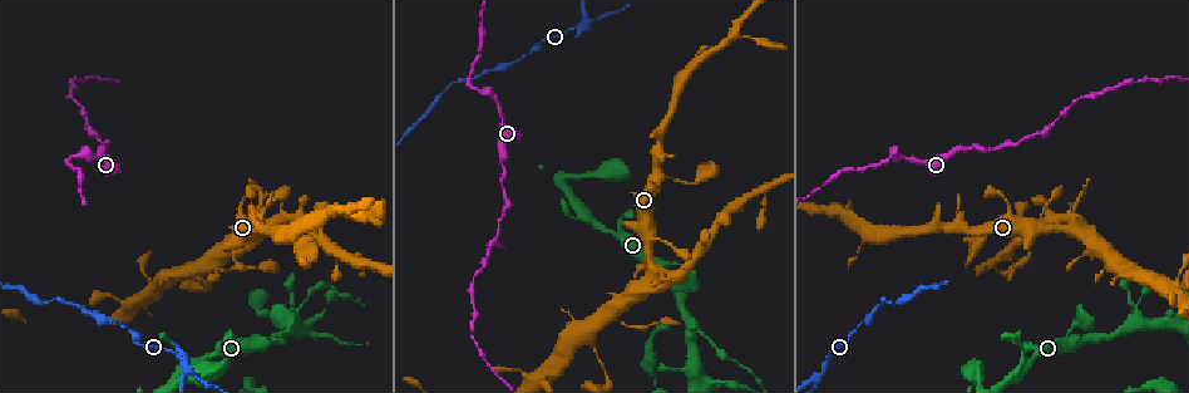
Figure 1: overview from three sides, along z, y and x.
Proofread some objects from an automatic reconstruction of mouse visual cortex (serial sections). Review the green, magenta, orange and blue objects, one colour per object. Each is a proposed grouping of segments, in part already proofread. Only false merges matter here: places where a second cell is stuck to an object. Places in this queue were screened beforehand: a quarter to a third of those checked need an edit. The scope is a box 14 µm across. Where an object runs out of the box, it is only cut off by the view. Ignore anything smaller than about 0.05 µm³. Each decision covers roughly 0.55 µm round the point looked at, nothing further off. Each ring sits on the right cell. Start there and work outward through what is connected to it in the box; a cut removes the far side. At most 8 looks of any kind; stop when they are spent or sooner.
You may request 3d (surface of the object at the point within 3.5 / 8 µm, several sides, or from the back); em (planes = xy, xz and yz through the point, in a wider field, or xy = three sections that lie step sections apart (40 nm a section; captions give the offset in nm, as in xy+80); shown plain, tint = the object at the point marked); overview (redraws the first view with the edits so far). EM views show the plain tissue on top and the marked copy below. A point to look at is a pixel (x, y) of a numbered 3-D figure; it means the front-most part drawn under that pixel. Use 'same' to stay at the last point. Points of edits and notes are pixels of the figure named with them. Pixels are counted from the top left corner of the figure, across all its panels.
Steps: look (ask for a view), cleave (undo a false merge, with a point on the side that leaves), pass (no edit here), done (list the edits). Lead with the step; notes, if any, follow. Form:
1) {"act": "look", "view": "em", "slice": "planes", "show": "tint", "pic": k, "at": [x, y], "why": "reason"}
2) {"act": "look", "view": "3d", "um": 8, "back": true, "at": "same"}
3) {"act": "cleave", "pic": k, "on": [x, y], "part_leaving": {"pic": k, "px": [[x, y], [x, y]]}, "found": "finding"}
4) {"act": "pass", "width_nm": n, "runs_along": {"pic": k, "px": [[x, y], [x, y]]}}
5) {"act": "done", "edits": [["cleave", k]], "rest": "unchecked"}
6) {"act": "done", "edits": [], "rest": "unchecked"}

{"act": "look", "view": "3d", "um": 3.5, "pic": 1, "at": [212, 270], "why": "three-way junction"}

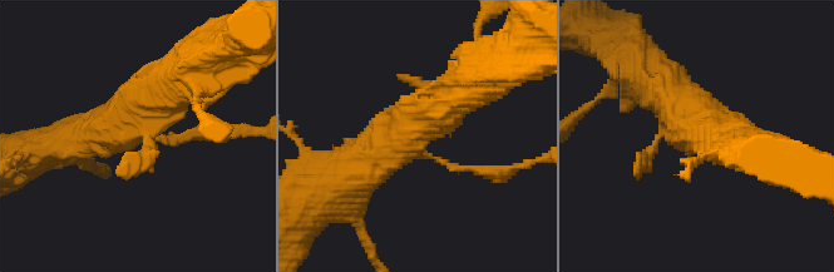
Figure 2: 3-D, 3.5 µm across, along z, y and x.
{"act": "look", "view": "em", "slice": "xy", "step": 1, "show": "tint", "pic": 2, "at": [136, 132]}

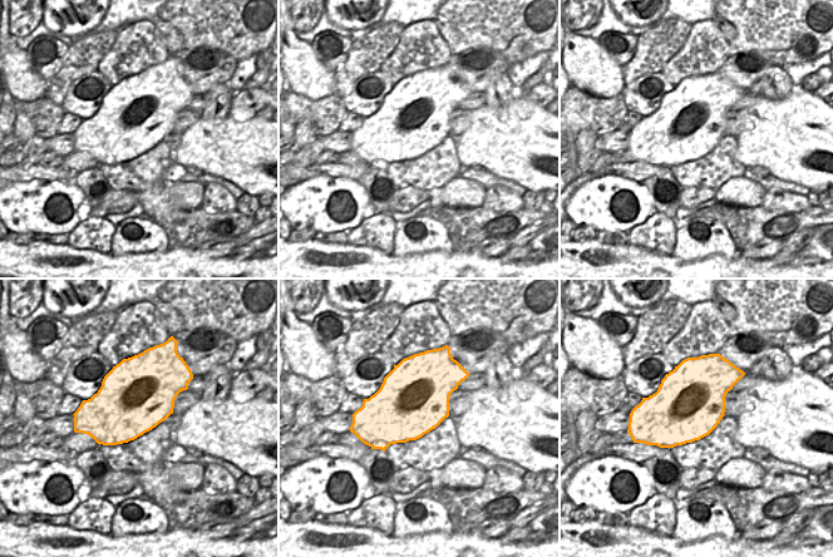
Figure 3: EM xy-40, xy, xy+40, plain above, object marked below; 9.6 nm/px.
{"act": "pass", "runs_along": {"pic": 2, "px": [[462, 90], [335, 183]]}, "found": "all the same cell"}

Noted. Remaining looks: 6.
{"act": "look", "view": "3d", "um": 3.5, "pic": 1, "at": [687, 327], "why": "two arms at a narrow angle"}

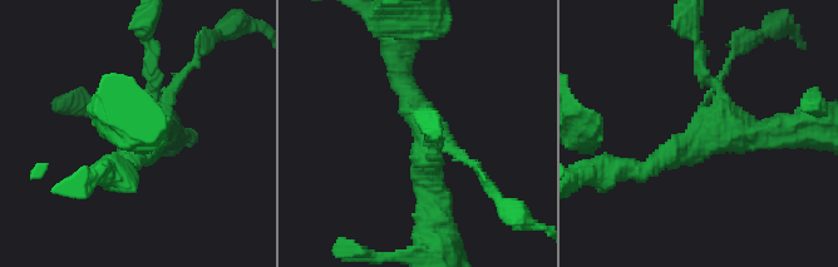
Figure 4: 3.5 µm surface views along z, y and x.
{"act": "look", "view": "em", "slice": "xy", "step": 1, "show": "tint", "pic": 4, "at": [702, 133], "why": "now the EM"}

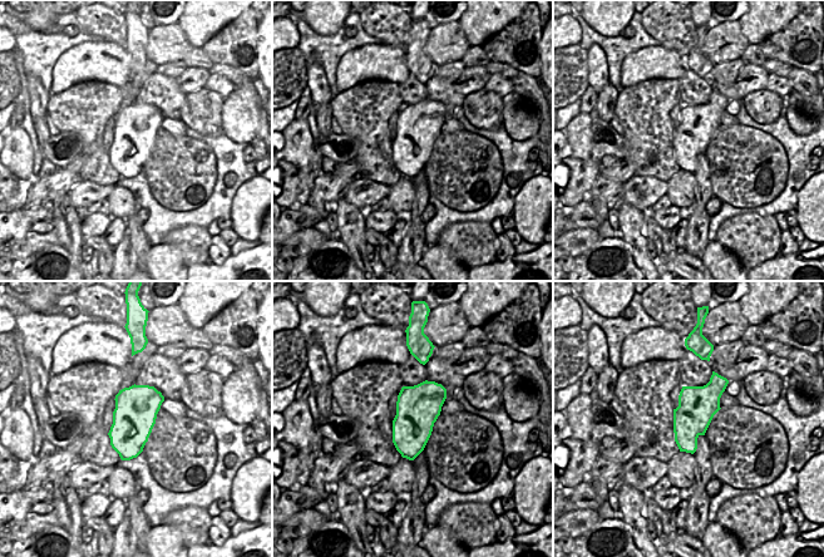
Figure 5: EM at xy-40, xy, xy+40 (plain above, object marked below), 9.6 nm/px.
{"act": "cleave", "pic": 4, "on": [196, 63], "width_nm": 420, "border": {"pic": 5, "px": [[709, 381], [725, 388]]}, "found": "a second cell is stuck on"}

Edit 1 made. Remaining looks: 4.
{"act": "look", "view": "overview"}

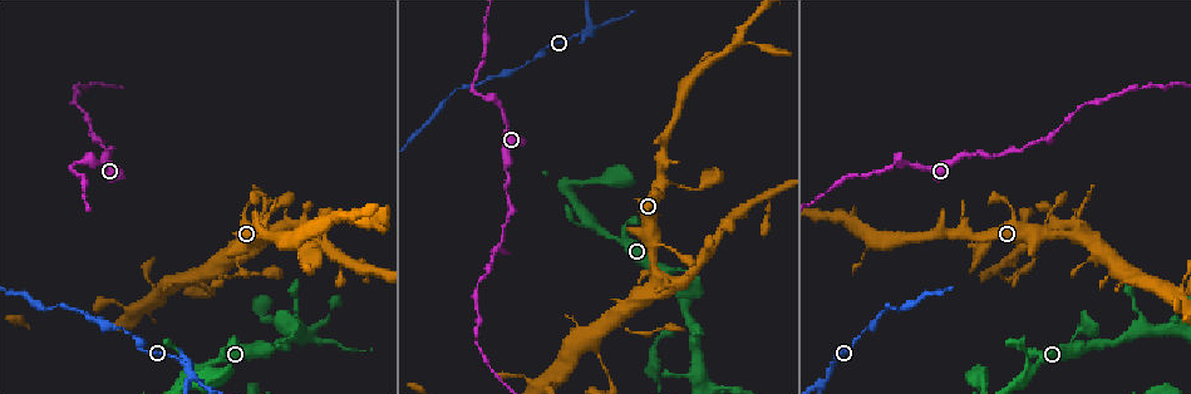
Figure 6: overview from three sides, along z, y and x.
{"act": "look", "view": "3d", "um": 3.5, "pic": 6, "at": [493, 259], "why": "narrows sharply"}

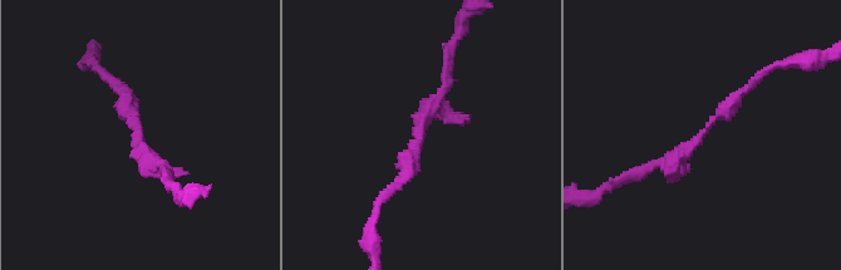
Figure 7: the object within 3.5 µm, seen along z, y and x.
{"act": "look", "view": "em", "slice": "xy", "step": 5, "show": "tint", "pic": 7, "at": [707, 128], "arm_widths_nm": [150, 150], "why": "need the tissue"}

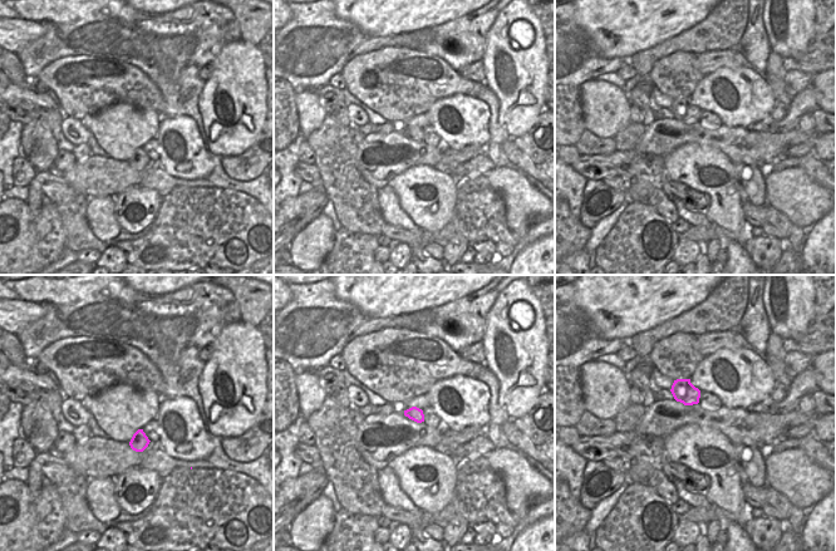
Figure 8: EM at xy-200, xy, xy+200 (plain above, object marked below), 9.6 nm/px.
{"act": "look", "view": "em", "slice": "xy", "step": 1, "show": "tint", "at": "same", "why": "another direction"}

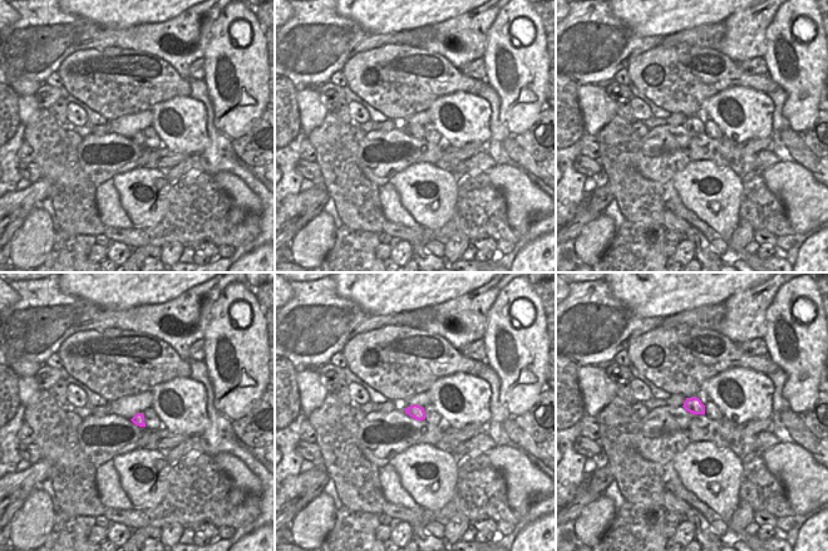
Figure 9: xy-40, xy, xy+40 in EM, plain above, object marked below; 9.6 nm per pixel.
{"act": "pass", "runs_along": {"pic": 7, "px": [[649, 170], [688, 151], [762, 77]]}, "found": "all the same cell"}

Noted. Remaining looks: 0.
{"act": "done", "edits": [["cleave", 4]], "rest": "unchecked"}

